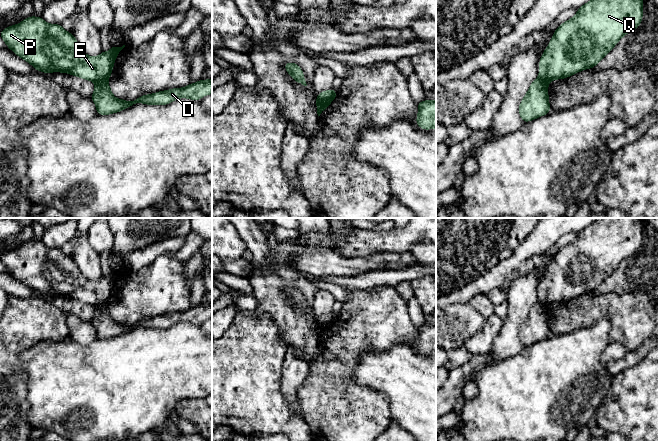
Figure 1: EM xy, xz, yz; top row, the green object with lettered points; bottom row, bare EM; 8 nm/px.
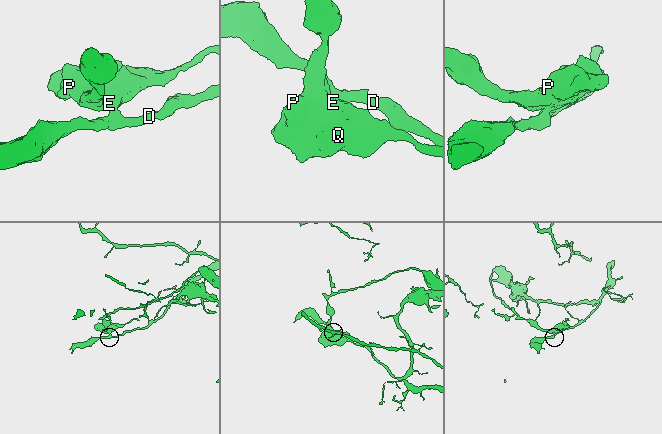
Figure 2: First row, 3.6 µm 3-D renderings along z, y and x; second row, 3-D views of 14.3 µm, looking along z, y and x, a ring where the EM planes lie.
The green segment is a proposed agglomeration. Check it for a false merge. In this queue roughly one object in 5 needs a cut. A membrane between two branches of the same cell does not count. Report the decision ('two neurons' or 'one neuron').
two neurons

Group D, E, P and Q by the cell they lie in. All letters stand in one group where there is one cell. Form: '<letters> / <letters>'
D / E P Q

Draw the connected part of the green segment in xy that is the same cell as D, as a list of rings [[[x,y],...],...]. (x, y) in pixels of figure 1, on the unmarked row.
[[[202,303],[183,312],[174,312],[166,315],[159,315],[154,318],[143,319],[128,326],[114,321],[108,305],[103,304],[95,306],[95,313],[91,323],[95,327],[98,339],[109,339],[120,336],[138,327],[167,329],[178,322],[188,322],[195,325],[201,324],[203,320],[208,318],[212,318],[212,303]]]

